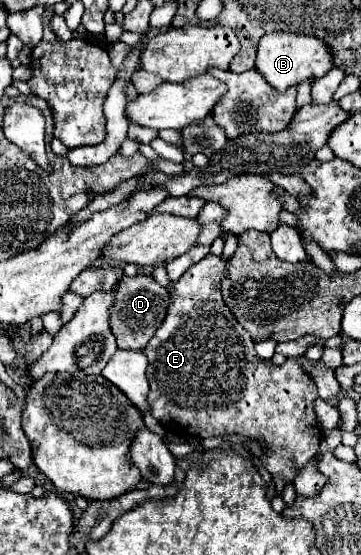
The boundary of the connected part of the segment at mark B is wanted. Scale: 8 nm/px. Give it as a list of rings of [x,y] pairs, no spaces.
[[[273,31],[273,33],[263,35],[263,39],[259,41],[255,69],[259,69],[263,73],[263,77],[275,89],[283,91],[291,85],[299,85],[307,77],[313,77],[313,79],[323,77],[325,73],[329,73],[335,67],[333,59],[335,57],[331,57],[331,51],[327,49],[327,45],[323,45],[323,41],[319,41],[319,37],[301,35],[301,33]]]

